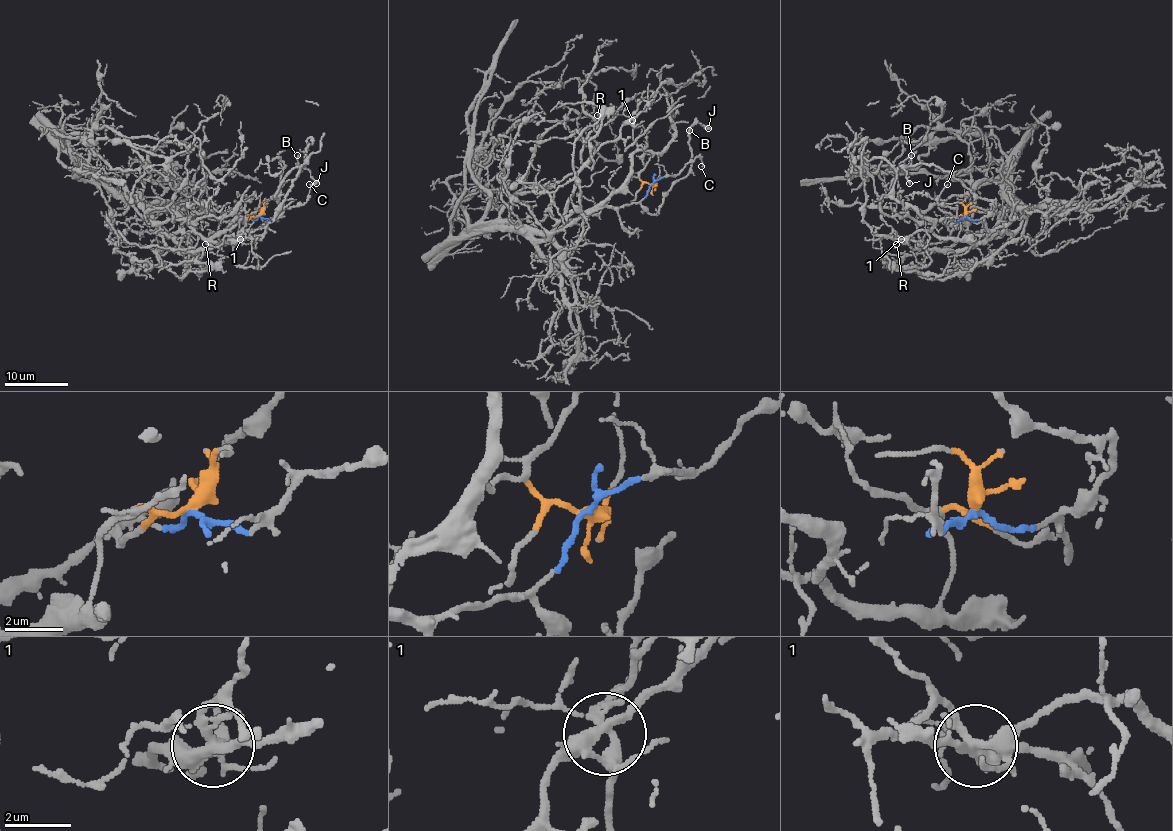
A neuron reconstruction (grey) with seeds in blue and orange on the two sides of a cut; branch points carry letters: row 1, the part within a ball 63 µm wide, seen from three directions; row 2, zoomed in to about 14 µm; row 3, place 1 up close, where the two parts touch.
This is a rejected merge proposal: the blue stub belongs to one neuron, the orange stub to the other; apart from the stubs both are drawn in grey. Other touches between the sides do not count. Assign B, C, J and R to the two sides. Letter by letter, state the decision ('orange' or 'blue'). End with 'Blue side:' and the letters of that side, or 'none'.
B: blue
C: blue
J: blue
R: orange
Blue side: B, C, J

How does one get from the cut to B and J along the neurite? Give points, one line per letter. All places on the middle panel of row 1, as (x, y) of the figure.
B: (652, 184), (640, 203), (650, 213), (655, 213), (663, 202), (663, 195), (688, 173), (690, 130)
J: (652, 184), (640, 203), (655, 213), (663, 195), (691, 165), (688, 130), (699, 122), (709, 128)

